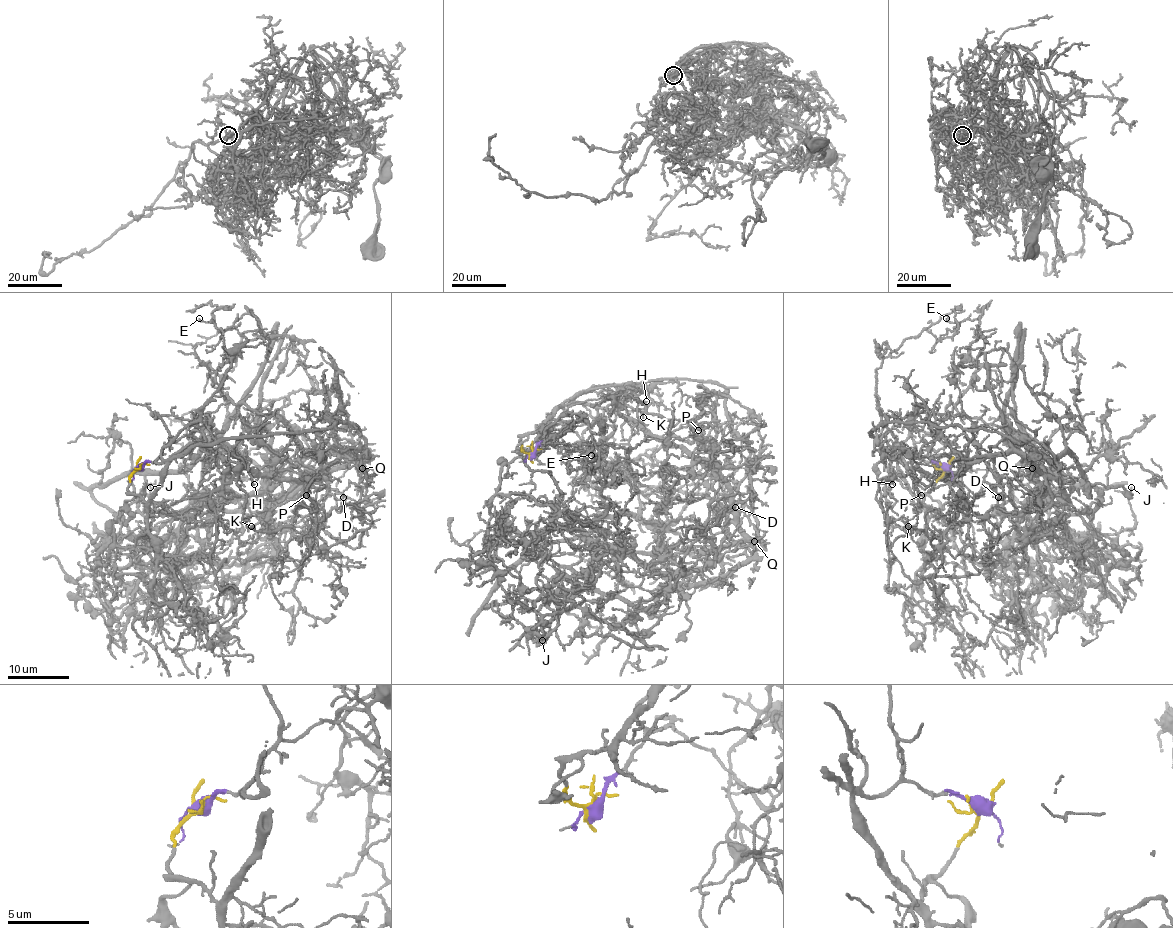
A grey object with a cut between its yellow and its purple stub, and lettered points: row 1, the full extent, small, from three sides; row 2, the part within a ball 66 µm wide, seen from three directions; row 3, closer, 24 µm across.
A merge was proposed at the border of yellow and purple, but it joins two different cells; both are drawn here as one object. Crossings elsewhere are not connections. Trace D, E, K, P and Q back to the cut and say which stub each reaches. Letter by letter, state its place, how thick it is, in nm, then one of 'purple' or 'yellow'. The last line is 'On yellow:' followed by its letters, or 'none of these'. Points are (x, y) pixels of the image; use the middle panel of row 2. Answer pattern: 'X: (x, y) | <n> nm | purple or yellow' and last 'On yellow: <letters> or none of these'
D: (735, 507) | 140 nm | yellow
E: (591, 455) | 150 nm | purple
K: (643, 417) | 90 nm | purple
P: (698, 430) | 110 nm | yellow
Q: (754, 541) | 140 nm | yellow
On yellow: D, P, Q

